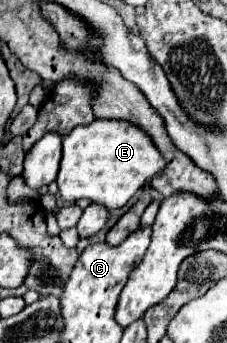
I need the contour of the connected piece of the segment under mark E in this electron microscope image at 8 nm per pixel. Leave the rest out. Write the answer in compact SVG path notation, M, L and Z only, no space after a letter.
M94 120L88 126L76 126L62 140L62 162L58 172L58 190L66 202L86 198L108 210L122 208L156 172L164 168L164 158L146 132L130 122Z

